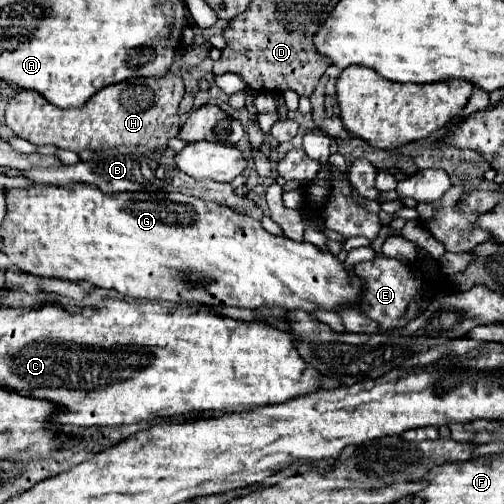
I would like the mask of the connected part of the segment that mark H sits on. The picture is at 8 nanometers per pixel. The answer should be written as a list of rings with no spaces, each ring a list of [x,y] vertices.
[[[167,73],[165,77],[135,77],[97,91],[83,107],[59,109],[39,93],[23,89],[7,105],[5,121],[23,139],[35,145],[57,145],[59,149],[81,153],[85,149],[101,151],[119,145],[139,145],[147,149],[165,149],[167,141],[179,133],[179,103],[183,99],[183,81]]]

